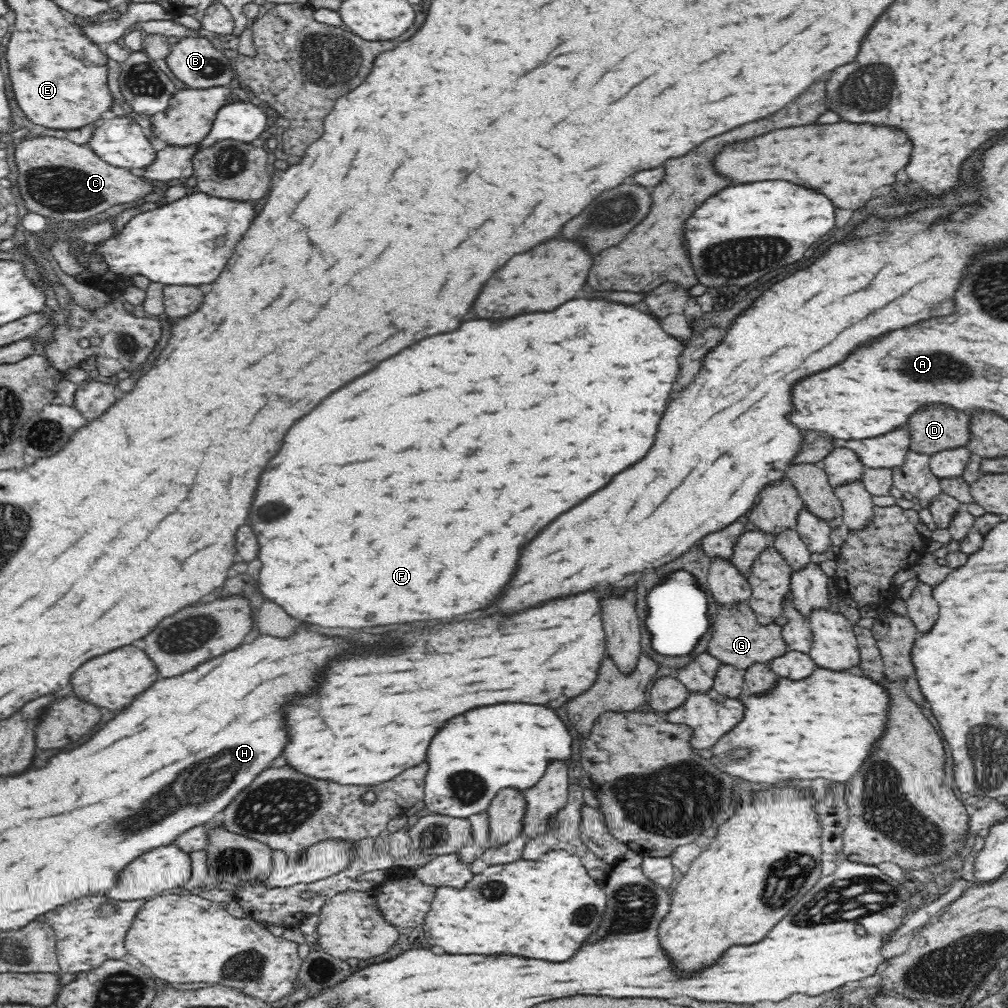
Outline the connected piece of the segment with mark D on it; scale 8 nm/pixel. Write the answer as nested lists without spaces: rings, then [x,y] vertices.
[[[950,408],[922,410],[920,414],[913,415],[906,425],[906,429],[913,440],[909,451],[926,455],[926,457],[930,458],[946,450],[952,451],[961,447],[967,447],[971,436],[970,423],[970,416],[960,413],[960,411],[954,414]]]

